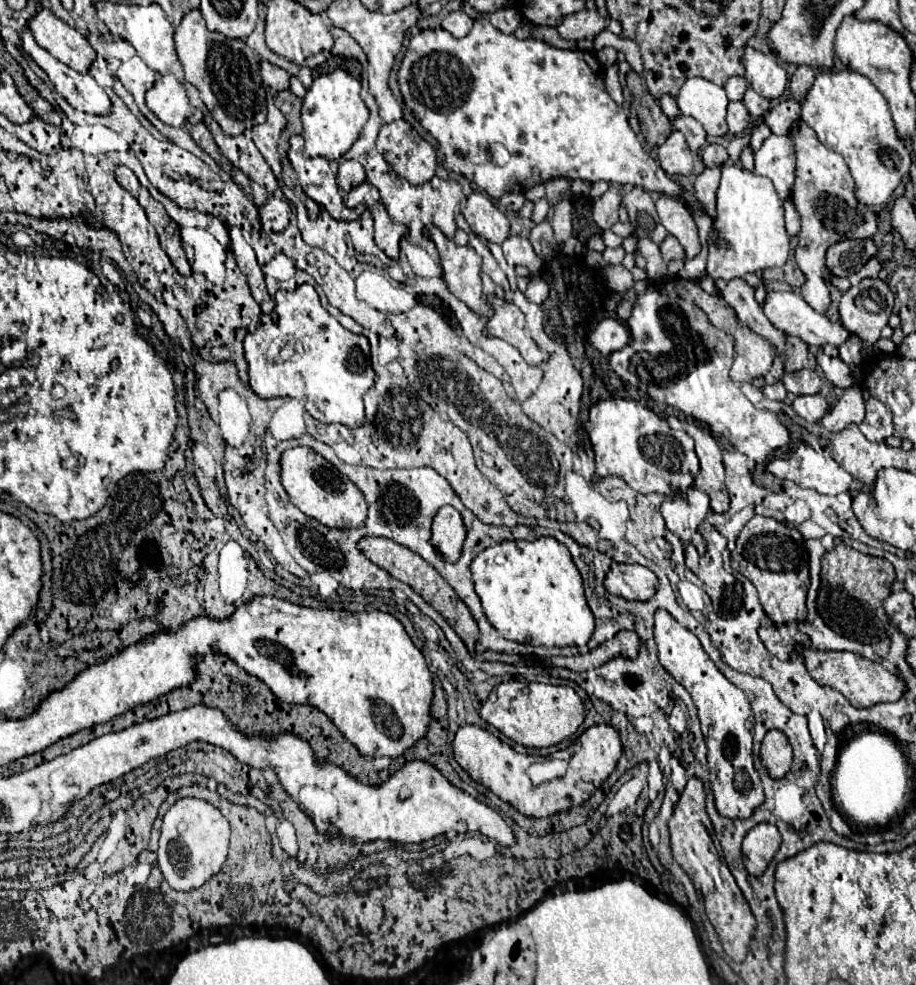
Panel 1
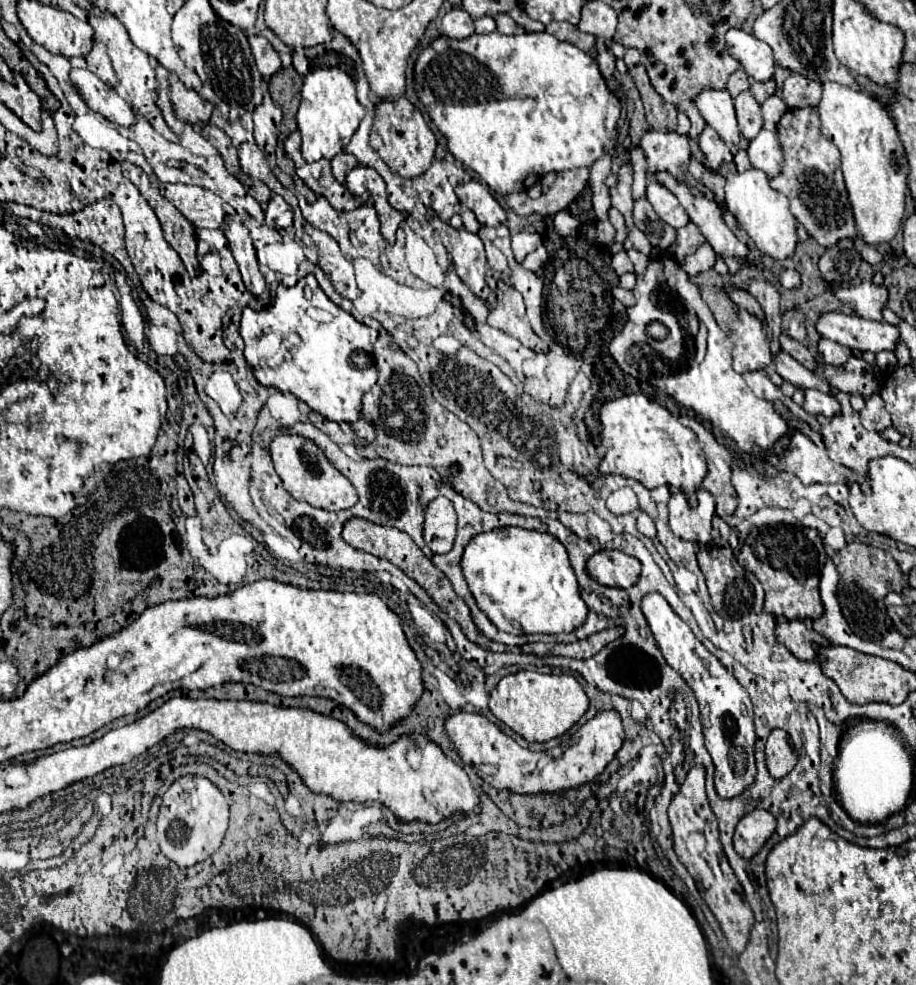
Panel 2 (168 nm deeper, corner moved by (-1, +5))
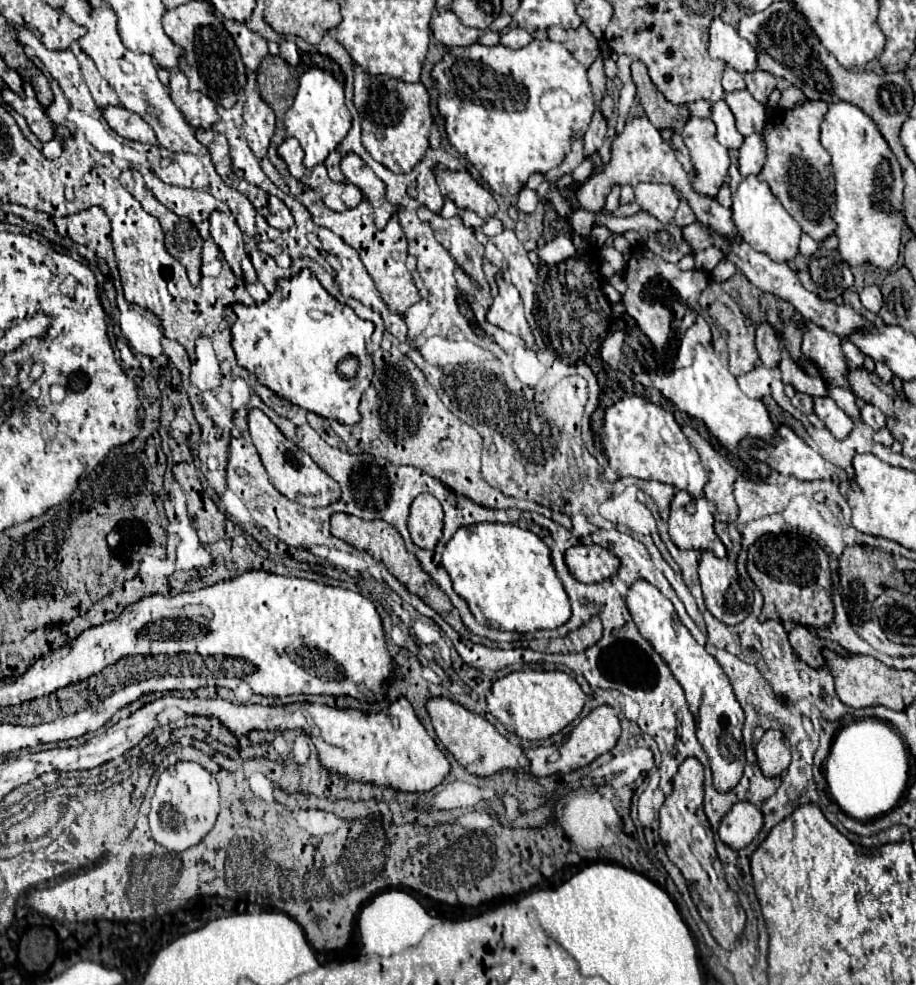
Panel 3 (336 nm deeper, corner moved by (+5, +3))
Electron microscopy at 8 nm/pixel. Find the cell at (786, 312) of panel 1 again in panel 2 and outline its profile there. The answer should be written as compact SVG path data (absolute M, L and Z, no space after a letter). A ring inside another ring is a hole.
M839 312L823 314L817 322L817 330L823 338L839 342L861 352L893 352L899 344L899 328L883 320L865 320L861 316L845 316Z

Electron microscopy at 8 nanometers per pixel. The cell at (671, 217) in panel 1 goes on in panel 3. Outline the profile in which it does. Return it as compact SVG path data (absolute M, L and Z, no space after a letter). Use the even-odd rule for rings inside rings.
M637 184L635 202L663 224L675 224L679 194L667 184Z

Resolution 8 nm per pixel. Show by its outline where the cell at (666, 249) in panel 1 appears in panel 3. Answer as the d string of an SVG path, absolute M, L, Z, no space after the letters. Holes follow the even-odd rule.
M693 222L693 224L685 226L683 228L683 238L687 240L687 244L691 246L693 252L701 252L701 250L705 250L705 248L709 248L709 246L715 244L709 228L701 226L699 222Z

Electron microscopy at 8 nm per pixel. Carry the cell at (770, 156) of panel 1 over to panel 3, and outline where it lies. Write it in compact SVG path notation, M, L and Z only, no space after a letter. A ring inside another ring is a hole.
M751 134L739 148L739 172L741 176L759 174L765 164L765 140L761 134Z

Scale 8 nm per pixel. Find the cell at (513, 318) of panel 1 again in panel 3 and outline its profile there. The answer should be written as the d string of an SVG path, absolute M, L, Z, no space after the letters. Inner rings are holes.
M501 278L497 280L497 286L499 286L499 294L487 312L487 322L503 328L505 332L521 336L531 350L537 350L533 334L523 316L523 302L519 298L517 288L513 284L507 284Z

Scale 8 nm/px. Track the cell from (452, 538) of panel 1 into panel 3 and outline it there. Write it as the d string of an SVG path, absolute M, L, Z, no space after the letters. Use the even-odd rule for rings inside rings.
M421 494L411 504L409 532L411 540L425 550L433 550L443 530L443 508L431 494Z

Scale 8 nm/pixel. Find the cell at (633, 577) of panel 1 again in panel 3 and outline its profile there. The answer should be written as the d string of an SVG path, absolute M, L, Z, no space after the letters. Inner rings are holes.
M579 544L565 552L565 562L571 574L585 584L597 584L617 574L621 560L607 548L595 544Z

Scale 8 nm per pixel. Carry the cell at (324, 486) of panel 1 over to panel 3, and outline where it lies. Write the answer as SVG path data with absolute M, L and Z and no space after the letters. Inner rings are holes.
M251 410L249 412L249 432L251 432L251 440L261 456L261 462L269 474L271 484L289 500L295 500L303 506L309 508L325 508L333 502L337 502L341 498L341 488L339 484L327 474L323 472L307 452L303 452L295 442L287 440L277 426L261 412L261 410Z

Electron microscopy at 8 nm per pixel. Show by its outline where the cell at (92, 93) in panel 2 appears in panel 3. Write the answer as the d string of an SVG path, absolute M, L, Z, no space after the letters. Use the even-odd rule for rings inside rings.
M105 106L101 108L103 118L109 122L111 130L117 132L119 136L127 140L137 140L137 142L147 142L147 144L157 144L155 132L151 126L137 116L135 112L123 108L123 106Z

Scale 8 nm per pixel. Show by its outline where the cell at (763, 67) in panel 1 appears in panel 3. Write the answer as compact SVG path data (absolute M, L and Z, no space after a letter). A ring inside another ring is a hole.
M715 18L709 28L709 54L711 58L725 60L737 72L755 72L757 70L757 52L755 48L729 24L721 18Z

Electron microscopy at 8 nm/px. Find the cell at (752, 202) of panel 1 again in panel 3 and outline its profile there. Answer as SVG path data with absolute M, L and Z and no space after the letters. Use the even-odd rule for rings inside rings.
M747 176L739 184L737 192L733 194L733 222L737 226L739 236L757 252L767 254L775 262L789 262L799 252L799 236L801 226L789 216L789 212L781 206L781 202L773 196L765 182L757 180L757 176Z

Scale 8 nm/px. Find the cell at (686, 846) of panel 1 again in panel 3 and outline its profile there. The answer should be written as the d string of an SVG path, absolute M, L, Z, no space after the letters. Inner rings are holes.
M687 758L681 766L677 776L673 778L673 792L665 798L661 808L661 828L659 836L665 844L667 856L671 862L681 870L687 880L691 898L707 922L713 938L725 950L733 950L743 928L745 928L745 912L739 906L737 894L727 886L725 878L715 872L713 868L713 854L709 848L713 846L713 830L703 812L703 766L695 758Z

